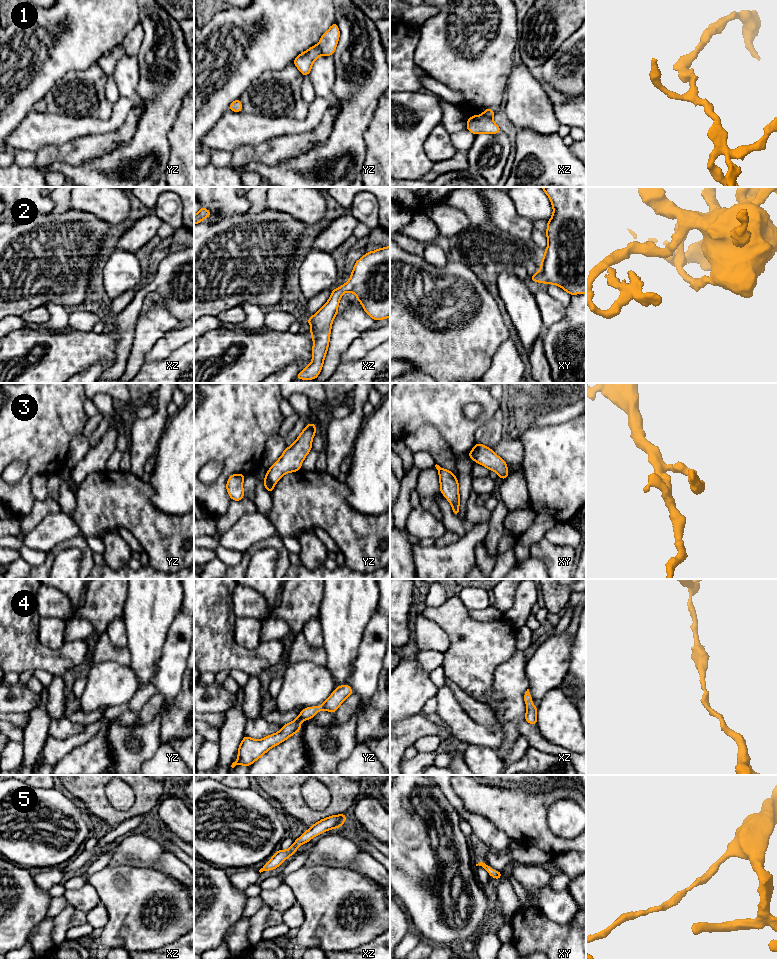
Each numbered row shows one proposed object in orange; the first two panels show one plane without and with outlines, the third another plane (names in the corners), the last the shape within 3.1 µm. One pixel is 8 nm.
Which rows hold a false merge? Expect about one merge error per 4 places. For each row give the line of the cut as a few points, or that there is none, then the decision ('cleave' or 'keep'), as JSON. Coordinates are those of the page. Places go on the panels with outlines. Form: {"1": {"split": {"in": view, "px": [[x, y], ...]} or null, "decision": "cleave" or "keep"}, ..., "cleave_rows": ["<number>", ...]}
{"1": {"split": {"in": "xz", "px": [[482, 114], [491, 118]]}, "decision": "cleave"}, "2": {"split": null, "decision": "keep"}, "3": {"split": null, "decision": "keep"}, "4": {"split": null, "decision": "keep"}, "5": {"split": null, "decision": "keep"}, "cleave_rows": ["1"]}

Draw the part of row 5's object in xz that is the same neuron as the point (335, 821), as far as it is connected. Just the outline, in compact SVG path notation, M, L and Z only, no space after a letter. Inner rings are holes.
M333 815L324 818L313 824L306 832L304 832L288 850L278 850L273 857L259 870L259 872L274 870L280 866L290 855L296 853L297 848L309 842L314 836L317 836L325 831L339 828L346 821L347 815Z

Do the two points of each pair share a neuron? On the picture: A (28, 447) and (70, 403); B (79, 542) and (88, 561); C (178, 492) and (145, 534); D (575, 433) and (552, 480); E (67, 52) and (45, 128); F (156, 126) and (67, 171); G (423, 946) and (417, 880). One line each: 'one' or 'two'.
A: one
B: one
C: two
D: one
E: two
F: one
G: two

